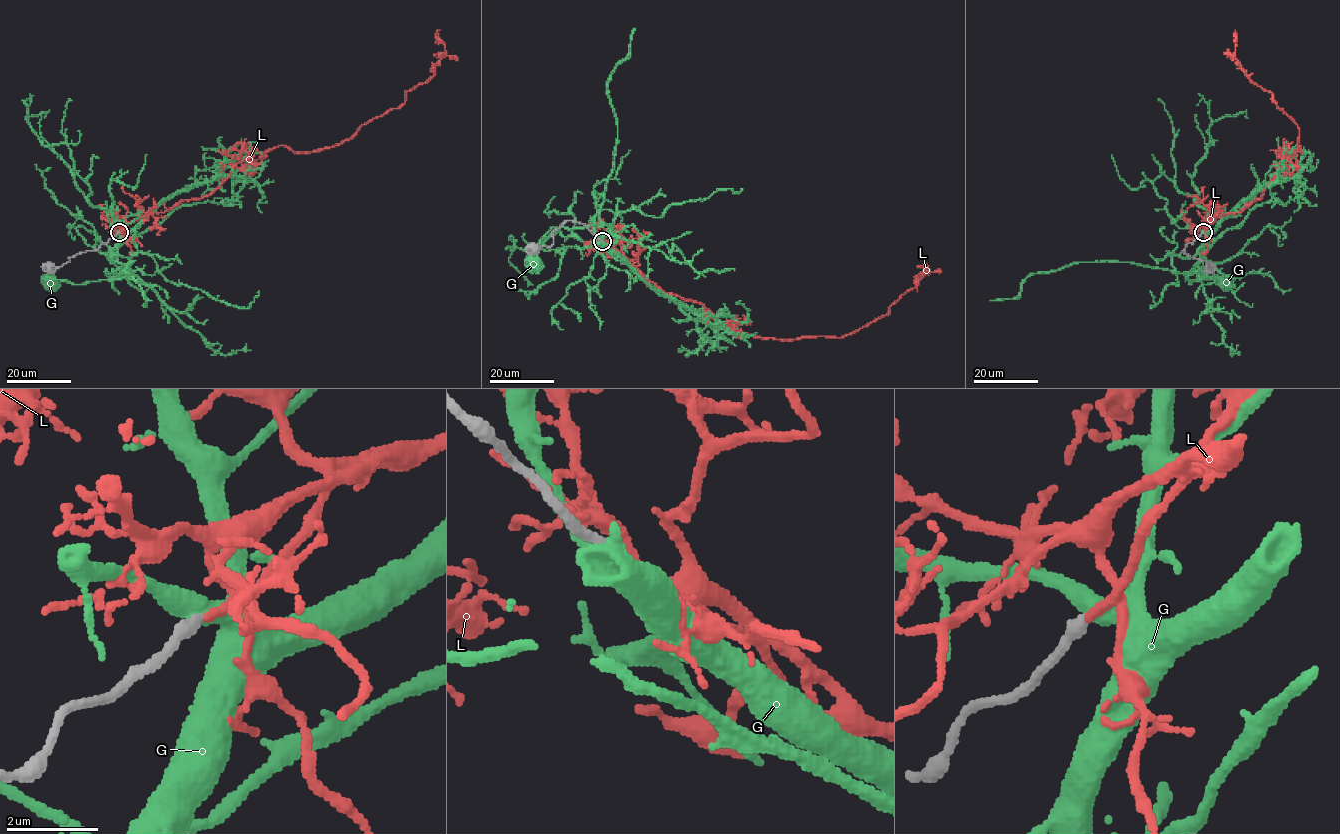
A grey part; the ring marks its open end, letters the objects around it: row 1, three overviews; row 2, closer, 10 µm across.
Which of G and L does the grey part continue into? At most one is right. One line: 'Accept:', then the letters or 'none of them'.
Accept: L

